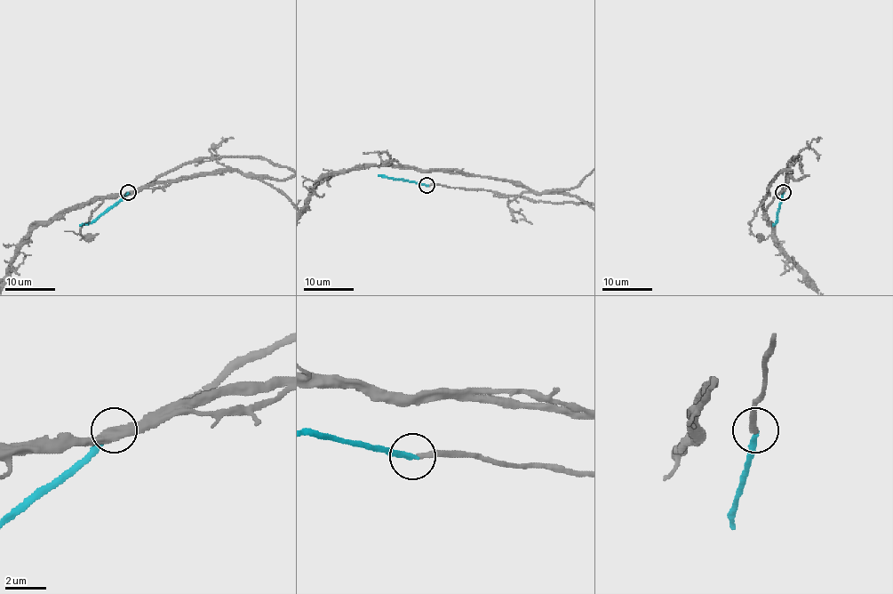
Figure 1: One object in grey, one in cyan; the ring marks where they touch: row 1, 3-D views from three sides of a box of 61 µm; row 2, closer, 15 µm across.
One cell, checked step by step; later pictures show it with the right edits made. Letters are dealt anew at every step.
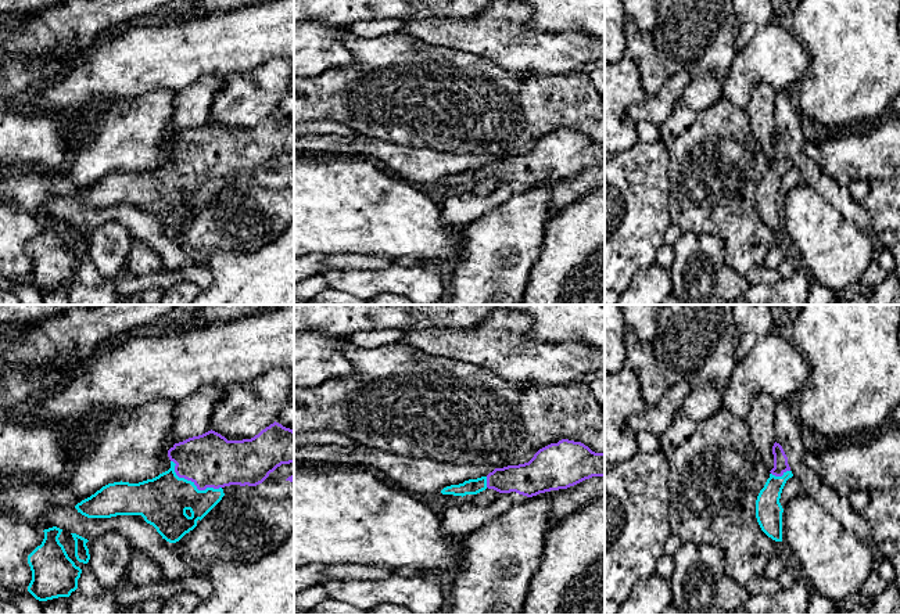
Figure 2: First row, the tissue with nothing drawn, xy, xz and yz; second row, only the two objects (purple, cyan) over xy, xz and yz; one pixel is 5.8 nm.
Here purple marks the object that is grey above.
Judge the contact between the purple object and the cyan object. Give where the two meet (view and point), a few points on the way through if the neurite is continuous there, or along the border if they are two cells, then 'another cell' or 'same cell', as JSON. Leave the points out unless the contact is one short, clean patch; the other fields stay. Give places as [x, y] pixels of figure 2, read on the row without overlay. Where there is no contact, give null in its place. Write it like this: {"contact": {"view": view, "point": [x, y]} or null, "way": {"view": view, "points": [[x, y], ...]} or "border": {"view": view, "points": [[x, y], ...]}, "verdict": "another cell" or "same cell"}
{"contact": {"view": "xy", "point": [192, 171]}, "way": {"view": "xy", "points": [[210, 150], [192, 171], [172, 182], [162, 191]]}, "verdict": "same cell"}

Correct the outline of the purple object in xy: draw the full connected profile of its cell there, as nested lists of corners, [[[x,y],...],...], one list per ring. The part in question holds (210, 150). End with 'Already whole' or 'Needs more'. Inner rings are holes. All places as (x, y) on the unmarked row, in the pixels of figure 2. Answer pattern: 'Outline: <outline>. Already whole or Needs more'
Outline: [[[275,111],[251,129],[227,130],[211,119],[175,133],[168,147],[171,158],[158,166],[139,173],[108,173],[75,198],[87,208],[141,205],[162,229],[176,233],[222,190],[225,176],[257,176],[282,154],[294,152],[294,121]]]. Needs more

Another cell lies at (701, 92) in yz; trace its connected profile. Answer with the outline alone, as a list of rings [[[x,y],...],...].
[[[660,0],[652,42],[667,75],[681,69],[689,73],[691,80],[682,94],[689,108],[707,108],[722,96],[731,62],[738,53],[738,35],[732,0]]]

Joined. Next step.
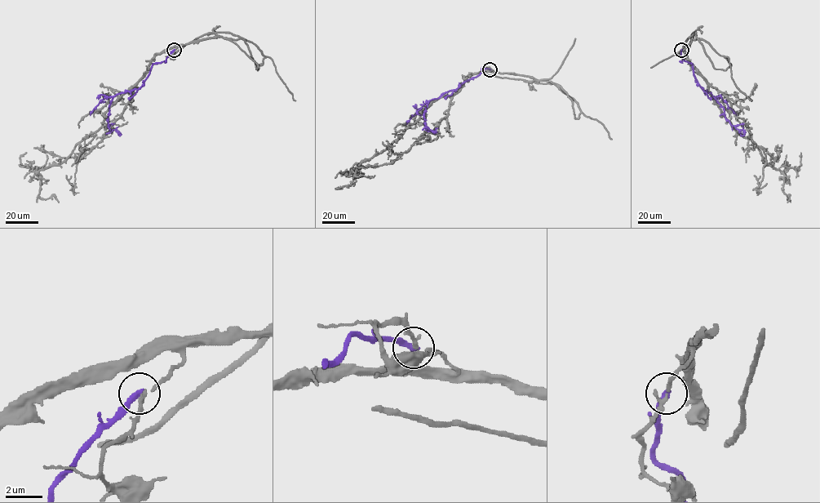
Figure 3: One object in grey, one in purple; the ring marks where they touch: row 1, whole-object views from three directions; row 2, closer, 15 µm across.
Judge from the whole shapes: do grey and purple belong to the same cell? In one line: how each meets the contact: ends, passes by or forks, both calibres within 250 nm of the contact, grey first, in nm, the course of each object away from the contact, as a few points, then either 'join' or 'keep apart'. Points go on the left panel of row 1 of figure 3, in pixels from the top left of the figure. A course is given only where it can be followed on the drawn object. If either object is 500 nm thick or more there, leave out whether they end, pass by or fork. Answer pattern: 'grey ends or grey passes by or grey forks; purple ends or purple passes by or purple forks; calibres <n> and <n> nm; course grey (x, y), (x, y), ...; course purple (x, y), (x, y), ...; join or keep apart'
grey passes by; purple ends; calibres 180 and 320 nm; course grey (174, 50), (155, 55), (64, 161), (38, 171), (39, 197), (53, 194), (59, 202); course purple (174, 50), (166, 60), (152, 64), (139, 88), (113, 97), (108, 122), (111, 130), (121, 134); keep apart

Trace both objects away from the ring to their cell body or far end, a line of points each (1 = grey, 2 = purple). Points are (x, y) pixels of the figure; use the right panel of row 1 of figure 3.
1: (681, 50), (723, 115), (784, 175), (787, 202)
2: (681, 50), (683, 60), (692, 64), (698, 83), (723, 107), (732, 125), (743, 130), (744, 135), (740, 134)

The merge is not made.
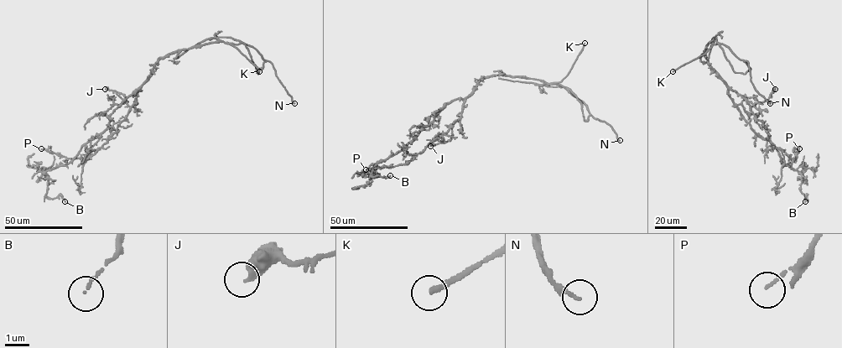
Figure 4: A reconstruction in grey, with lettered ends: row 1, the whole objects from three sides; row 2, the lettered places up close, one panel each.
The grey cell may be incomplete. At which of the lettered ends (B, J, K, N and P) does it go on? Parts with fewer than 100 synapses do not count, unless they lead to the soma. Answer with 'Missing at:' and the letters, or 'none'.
Missing at: K, N

